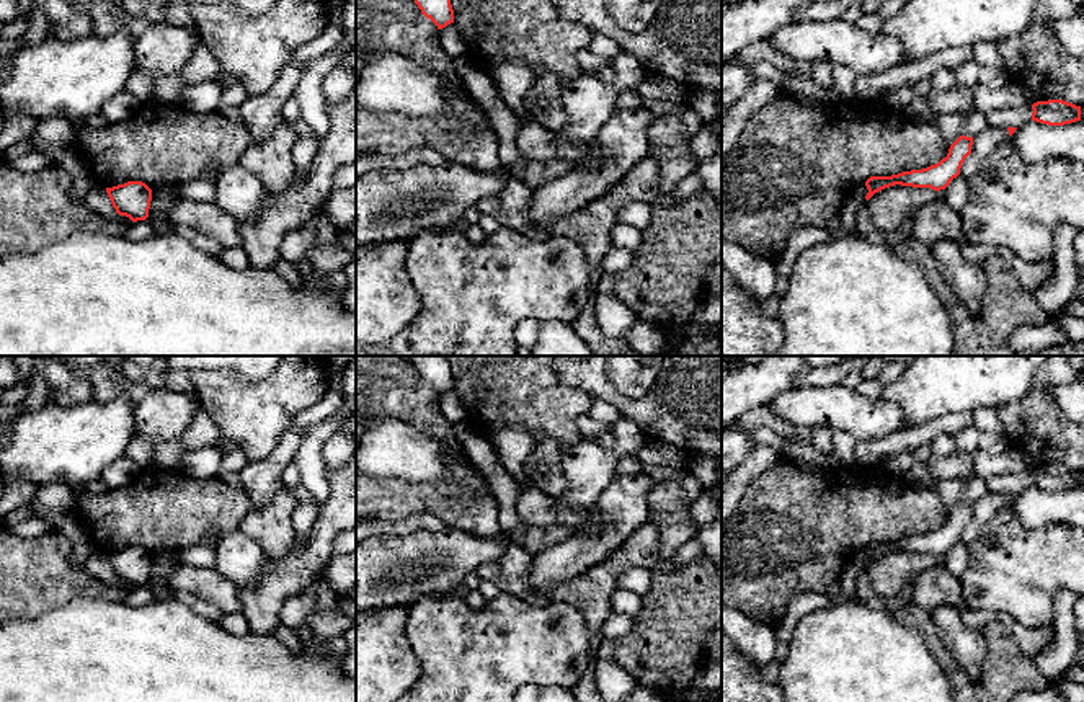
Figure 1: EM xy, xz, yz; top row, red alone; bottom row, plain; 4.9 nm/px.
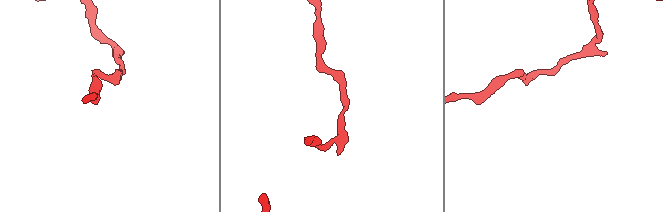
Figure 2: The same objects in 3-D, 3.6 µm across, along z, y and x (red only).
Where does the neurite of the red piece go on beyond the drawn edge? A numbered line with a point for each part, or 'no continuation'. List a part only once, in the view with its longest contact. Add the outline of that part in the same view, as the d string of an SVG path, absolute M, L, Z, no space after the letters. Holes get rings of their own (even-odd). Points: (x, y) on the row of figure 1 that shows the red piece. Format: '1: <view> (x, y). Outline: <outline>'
no continuation

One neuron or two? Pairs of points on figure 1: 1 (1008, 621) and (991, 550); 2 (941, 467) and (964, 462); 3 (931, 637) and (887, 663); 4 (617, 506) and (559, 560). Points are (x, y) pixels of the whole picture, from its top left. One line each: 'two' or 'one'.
1: two
2: one
3: two
4: one

